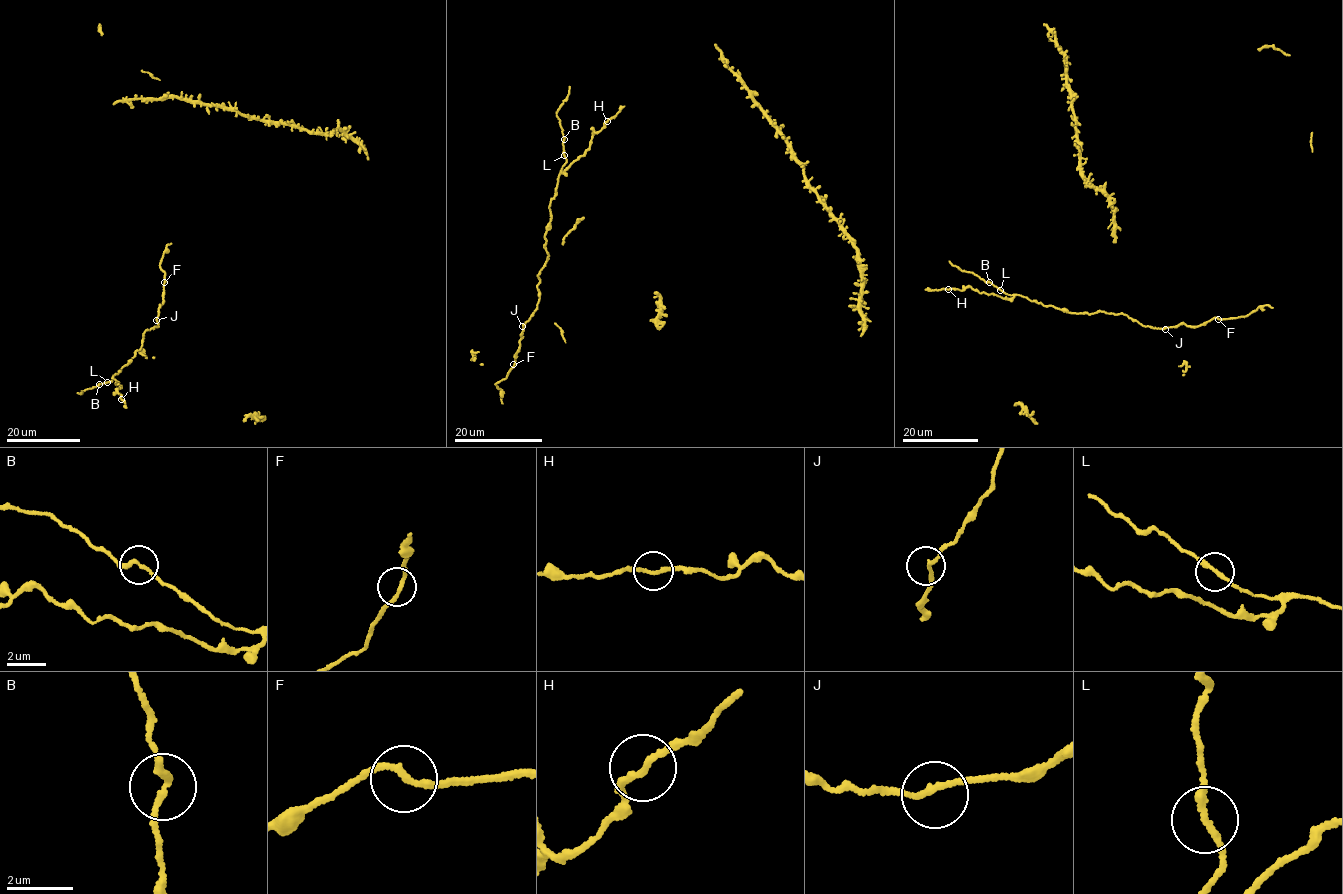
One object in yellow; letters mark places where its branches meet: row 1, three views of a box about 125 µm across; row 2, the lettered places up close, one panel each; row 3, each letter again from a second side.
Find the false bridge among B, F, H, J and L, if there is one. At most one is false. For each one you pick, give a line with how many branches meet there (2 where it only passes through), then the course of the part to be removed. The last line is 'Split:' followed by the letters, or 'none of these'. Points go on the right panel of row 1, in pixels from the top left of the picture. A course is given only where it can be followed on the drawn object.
Split: none of these

